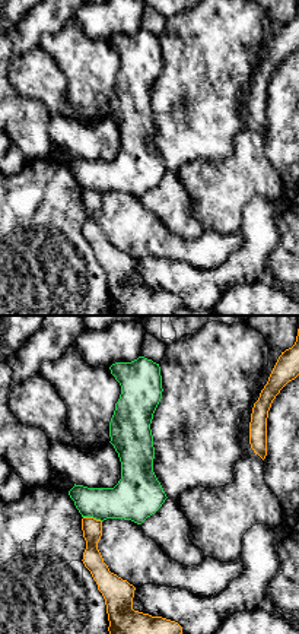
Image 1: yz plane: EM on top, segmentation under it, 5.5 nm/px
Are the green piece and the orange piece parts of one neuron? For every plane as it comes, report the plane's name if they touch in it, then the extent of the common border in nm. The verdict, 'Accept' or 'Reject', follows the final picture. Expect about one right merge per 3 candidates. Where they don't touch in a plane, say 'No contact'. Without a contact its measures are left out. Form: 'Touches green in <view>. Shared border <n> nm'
Touches green in yz. Shared border 110 nm

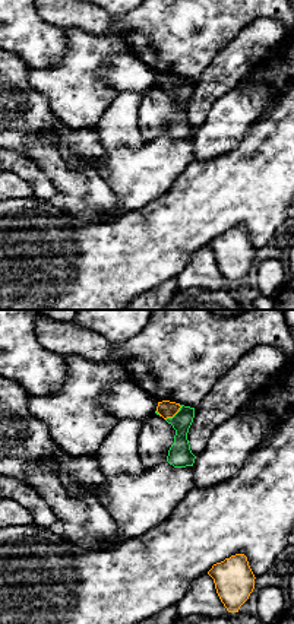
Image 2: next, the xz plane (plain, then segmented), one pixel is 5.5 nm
Touches green in xz. Shared border 120 nm

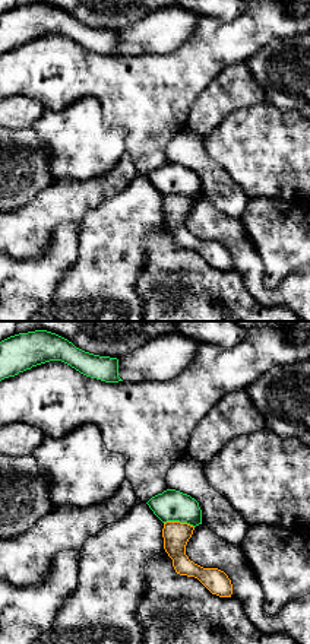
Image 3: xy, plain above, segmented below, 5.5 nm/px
Touches green in xy. Shared border 170 nm

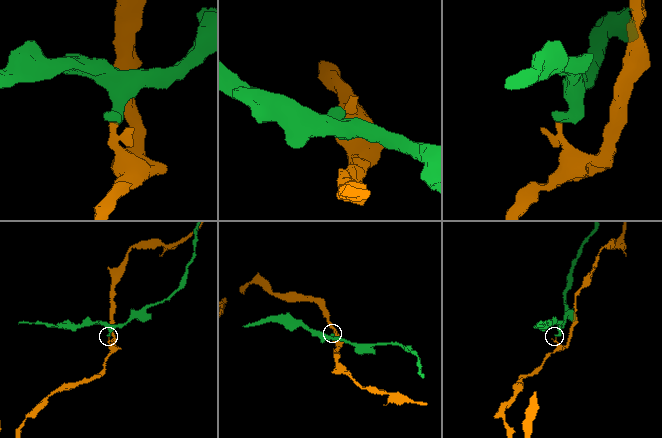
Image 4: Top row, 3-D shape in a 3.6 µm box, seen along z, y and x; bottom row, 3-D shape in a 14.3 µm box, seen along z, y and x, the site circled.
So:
Reject

